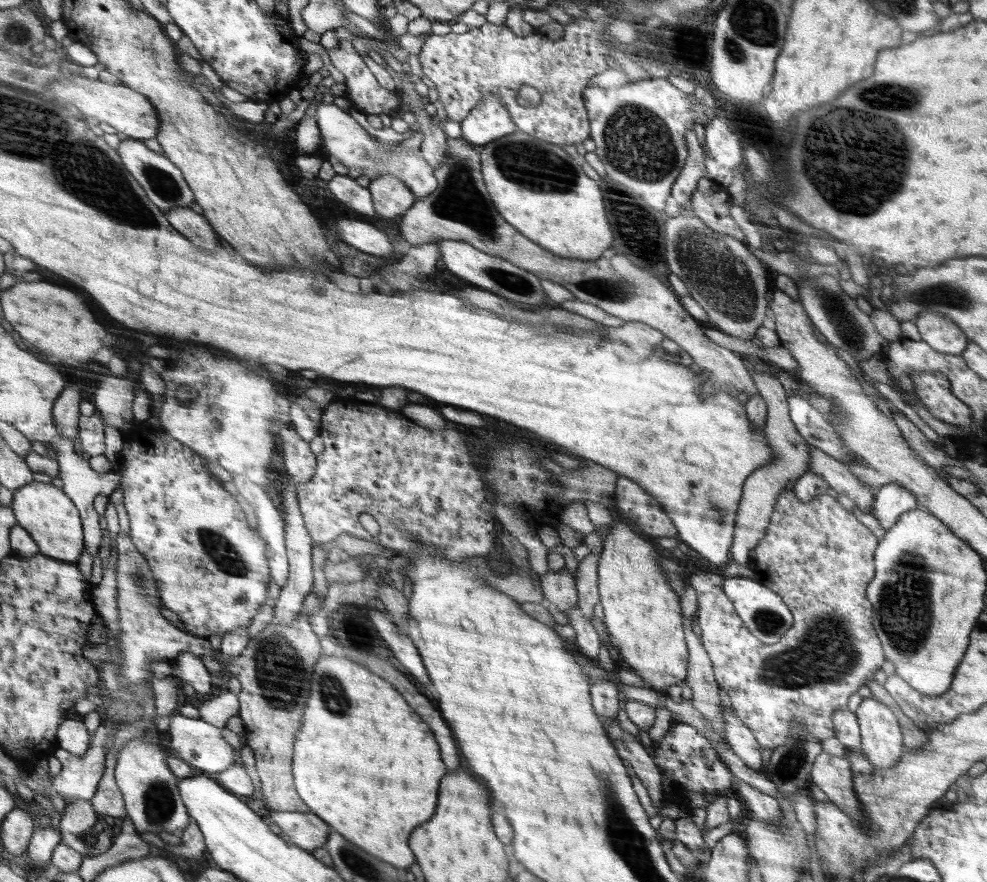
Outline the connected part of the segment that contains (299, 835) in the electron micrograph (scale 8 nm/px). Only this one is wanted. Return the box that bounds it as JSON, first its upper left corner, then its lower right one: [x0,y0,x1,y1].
[268,811,332,853]

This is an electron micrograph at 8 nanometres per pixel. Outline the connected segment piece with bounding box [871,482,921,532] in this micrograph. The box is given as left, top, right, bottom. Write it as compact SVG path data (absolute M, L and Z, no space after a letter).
M891 482L875 494L874 502L871 504L871 514L878 519L885 532L888 532L909 510L920 507L913 491Z

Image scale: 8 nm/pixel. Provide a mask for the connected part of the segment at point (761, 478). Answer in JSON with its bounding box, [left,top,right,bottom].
[732,364,810,564]

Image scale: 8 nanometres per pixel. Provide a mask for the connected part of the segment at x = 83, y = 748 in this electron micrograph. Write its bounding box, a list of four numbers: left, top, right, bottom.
[59,712,92,756]

